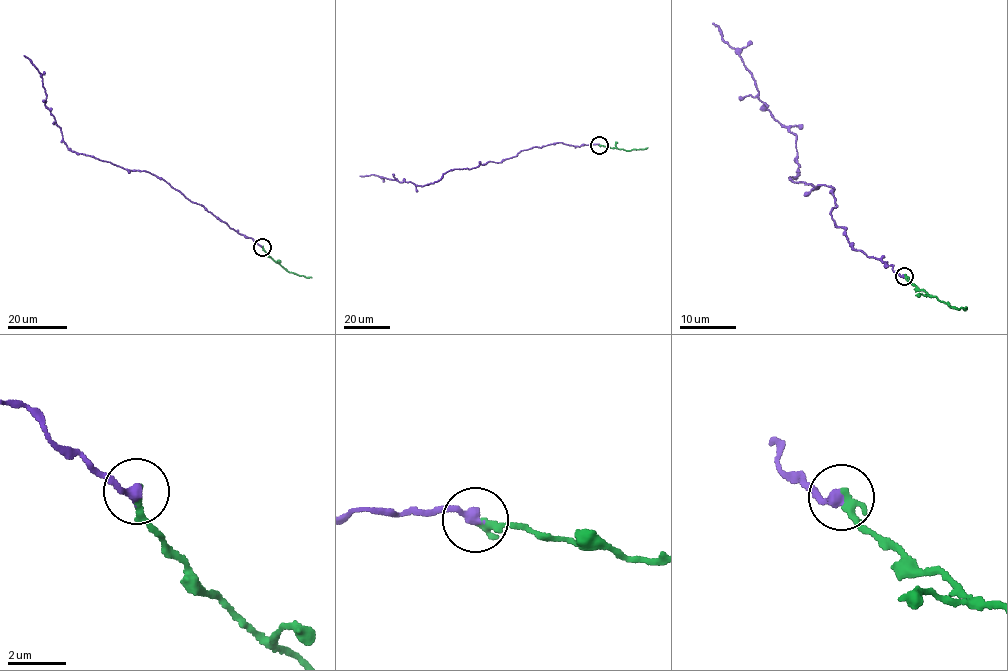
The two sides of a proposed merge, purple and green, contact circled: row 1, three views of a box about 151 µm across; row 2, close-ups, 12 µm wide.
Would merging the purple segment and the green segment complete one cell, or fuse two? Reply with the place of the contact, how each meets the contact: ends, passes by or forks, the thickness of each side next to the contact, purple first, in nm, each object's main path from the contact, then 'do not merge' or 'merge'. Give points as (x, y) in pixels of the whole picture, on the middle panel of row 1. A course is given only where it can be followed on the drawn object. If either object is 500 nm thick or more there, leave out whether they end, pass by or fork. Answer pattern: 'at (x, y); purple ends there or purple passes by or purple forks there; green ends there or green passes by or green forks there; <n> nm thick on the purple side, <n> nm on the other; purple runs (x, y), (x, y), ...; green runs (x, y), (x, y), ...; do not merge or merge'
at (599, 145); purple ends there; green ends there; 360 nm thick on the purple side, 240 nm on the other; purple runs (599, 145), (533, 147), (500, 163), (451, 169), (423, 186), (359, 176); green runs (599, 145), (629, 151), (648, 147); merge

